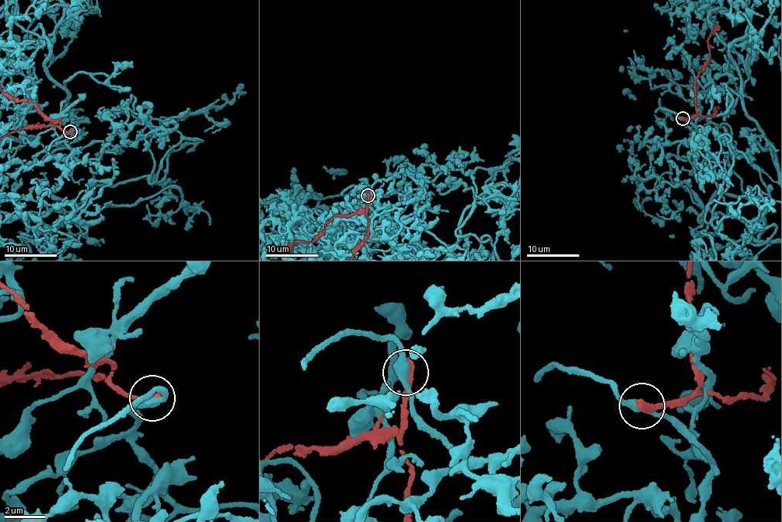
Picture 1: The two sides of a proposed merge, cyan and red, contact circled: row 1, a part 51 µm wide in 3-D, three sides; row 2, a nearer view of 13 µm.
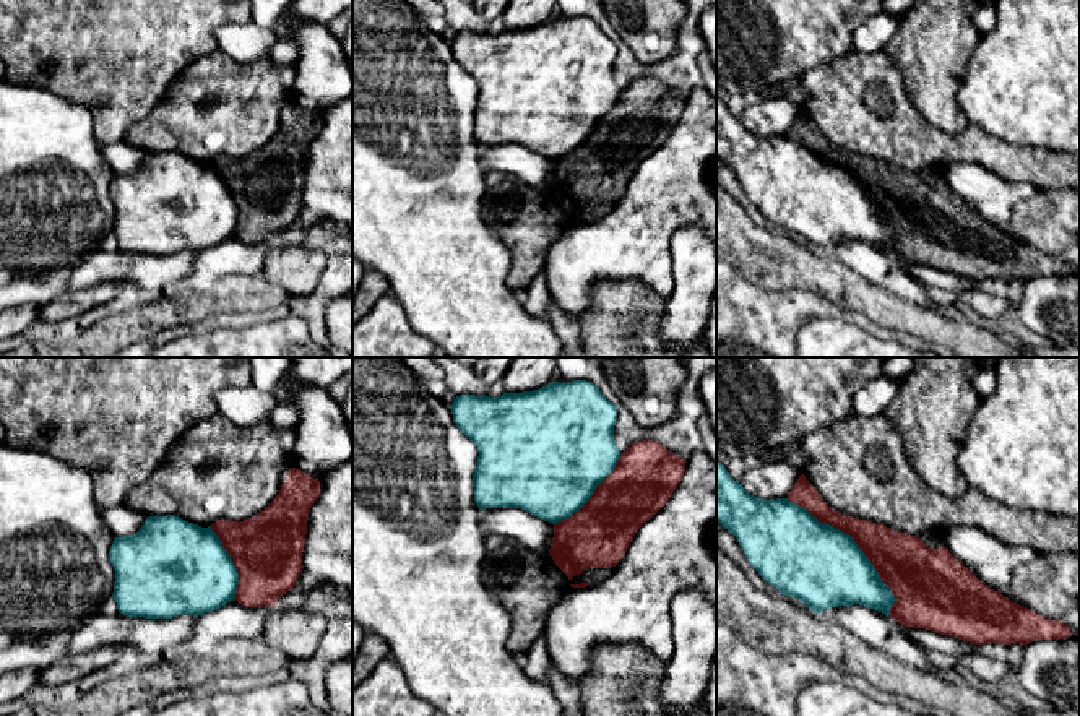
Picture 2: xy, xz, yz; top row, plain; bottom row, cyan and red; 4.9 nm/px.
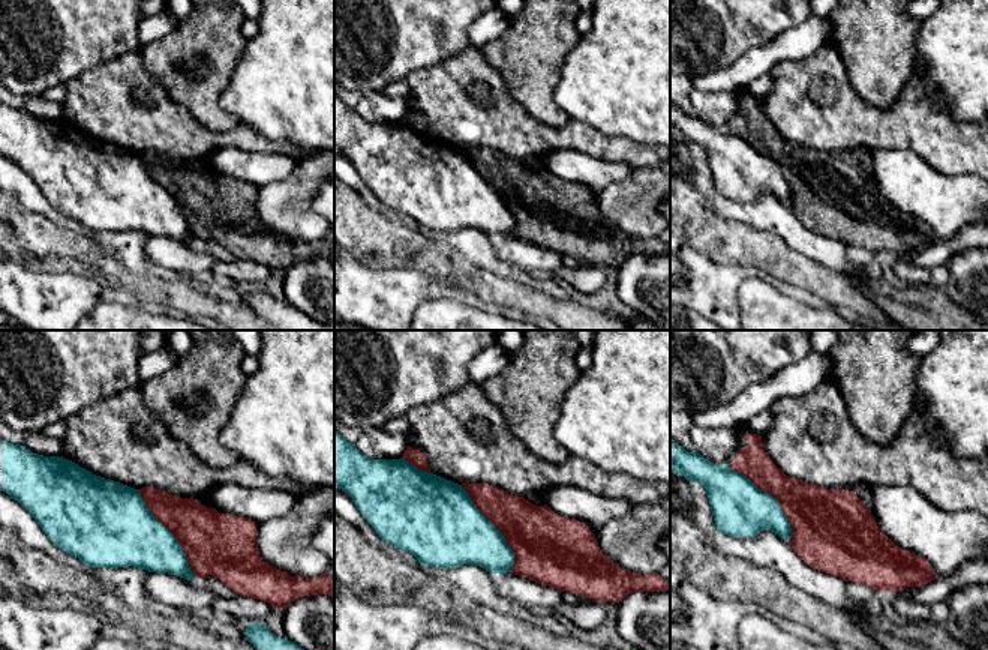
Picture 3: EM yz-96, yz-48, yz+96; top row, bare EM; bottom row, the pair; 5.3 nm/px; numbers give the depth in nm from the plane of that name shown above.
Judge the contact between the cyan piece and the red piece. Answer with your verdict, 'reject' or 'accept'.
reject

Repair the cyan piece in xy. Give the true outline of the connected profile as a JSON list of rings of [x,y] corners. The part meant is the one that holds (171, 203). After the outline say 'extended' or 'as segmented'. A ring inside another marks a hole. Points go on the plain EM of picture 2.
[[[148,153],[133,172],[110,182],[115,206],[112,234],[120,250],[145,255],[193,253],[213,248],[235,235],[239,209],[216,169],[179,153]]]; as segmented

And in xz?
[[[586,16],[552,18],[539,26],[503,29],[497,34],[461,31],[450,42],[453,58],[479,88],[473,110],[474,138],[479,146],[521,144],[552,161],[570,154],[614,107],[620,88],[614,78],[617,42]]]; as segmented

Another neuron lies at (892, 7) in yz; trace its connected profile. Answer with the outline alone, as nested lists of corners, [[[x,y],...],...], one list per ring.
[[[882,0],[882,11],[900,16],[913,6],[913,0]]]

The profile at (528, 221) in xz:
[[[500,170],[486,172],[482,216],[512,253],[507,281],[513,291],[526,289],[544,271],[549,248],[570,224],[549,190]]]

